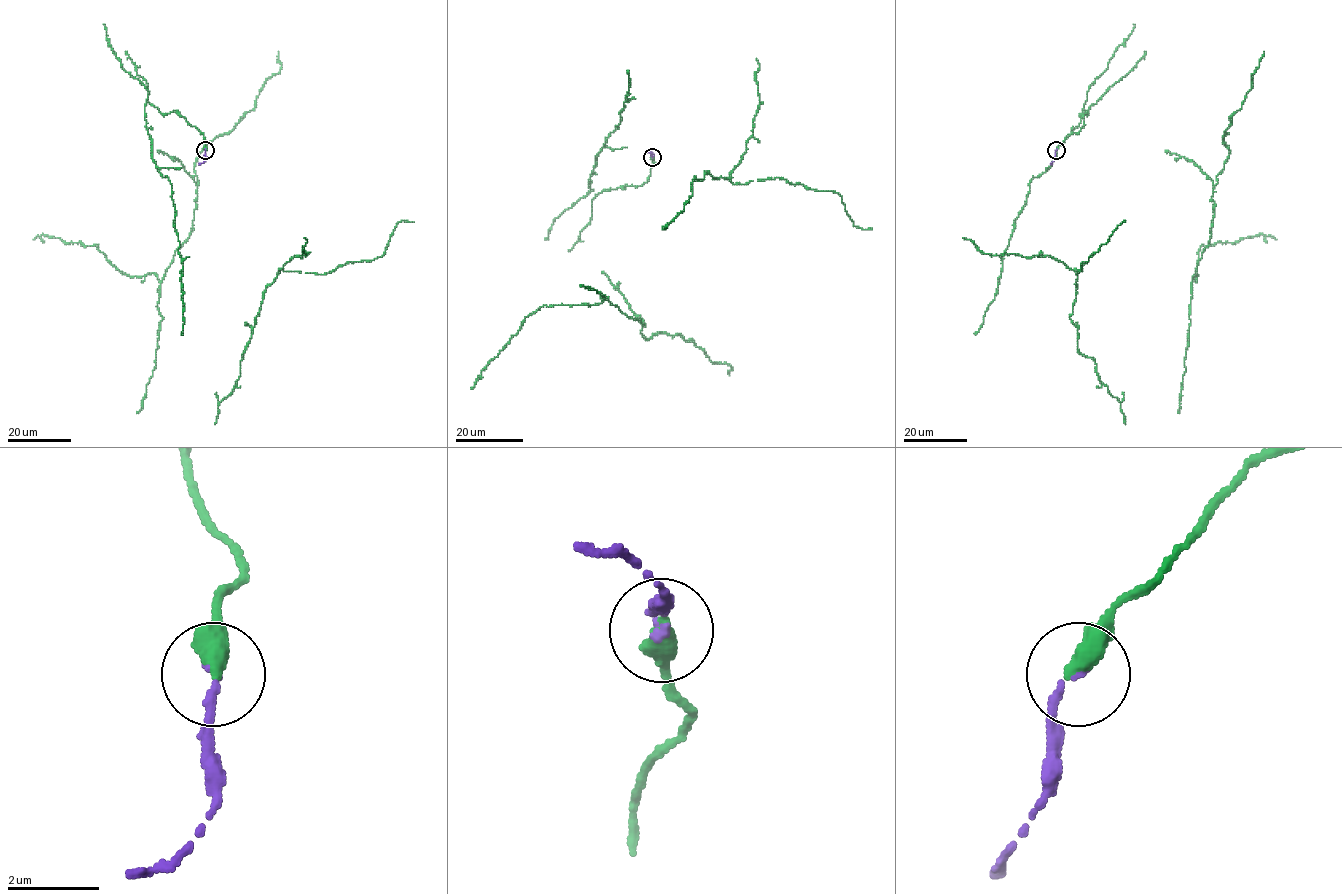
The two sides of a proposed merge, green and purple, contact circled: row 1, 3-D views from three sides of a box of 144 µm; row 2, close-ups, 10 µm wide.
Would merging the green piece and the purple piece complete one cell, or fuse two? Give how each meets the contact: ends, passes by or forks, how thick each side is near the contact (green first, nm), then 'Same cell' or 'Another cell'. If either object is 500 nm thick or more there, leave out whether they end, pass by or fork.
Thickness 500 nm (green) against 160 nm. Same cell

